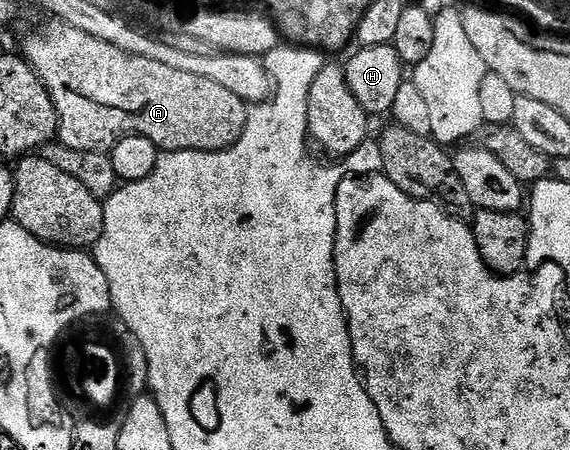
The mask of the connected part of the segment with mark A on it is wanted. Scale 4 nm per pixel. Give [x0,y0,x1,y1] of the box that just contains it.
[22,21,248,152]

